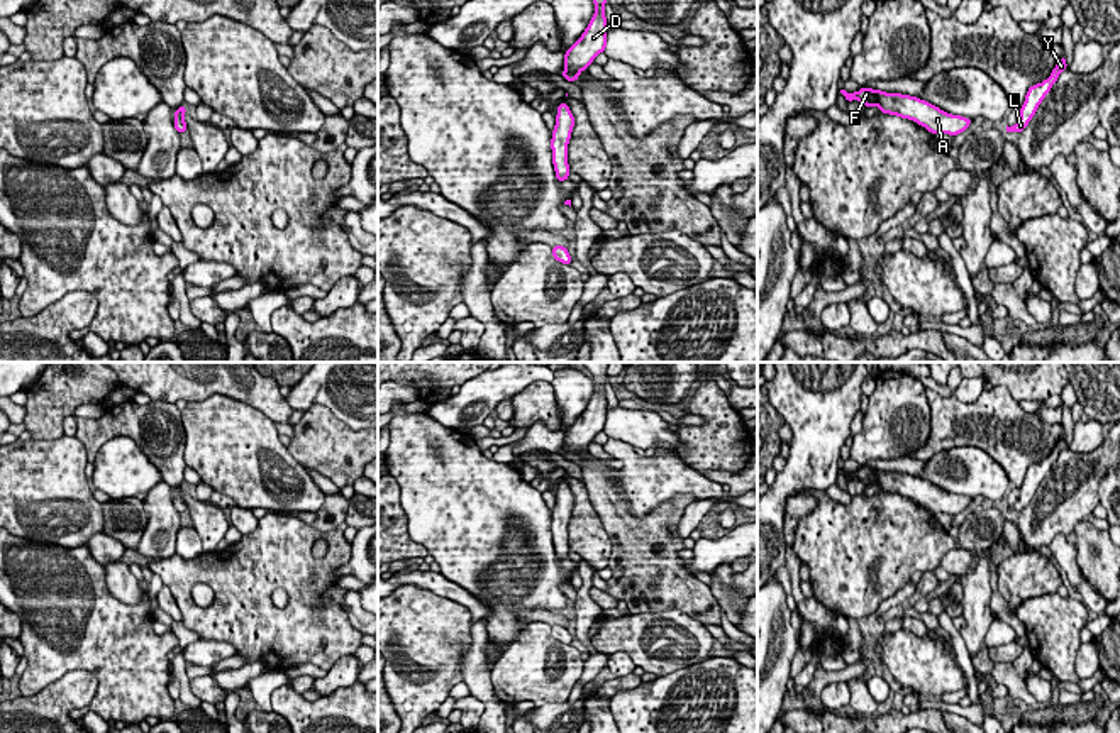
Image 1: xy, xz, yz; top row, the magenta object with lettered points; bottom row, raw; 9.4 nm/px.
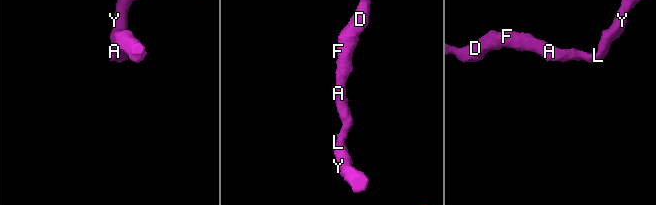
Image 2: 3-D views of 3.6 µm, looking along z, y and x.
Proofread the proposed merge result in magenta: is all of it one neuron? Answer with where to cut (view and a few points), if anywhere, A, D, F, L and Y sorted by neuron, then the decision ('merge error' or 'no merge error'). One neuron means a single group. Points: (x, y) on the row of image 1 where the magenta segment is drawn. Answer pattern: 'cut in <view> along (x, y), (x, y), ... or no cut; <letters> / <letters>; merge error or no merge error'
no cut; A D F L Y; no merge error

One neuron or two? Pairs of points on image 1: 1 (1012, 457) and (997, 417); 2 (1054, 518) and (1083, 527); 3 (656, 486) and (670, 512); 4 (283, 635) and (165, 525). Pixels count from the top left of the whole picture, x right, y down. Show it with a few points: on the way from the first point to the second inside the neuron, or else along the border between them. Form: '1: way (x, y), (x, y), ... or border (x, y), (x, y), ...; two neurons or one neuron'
1: way (1012, 447), (1012, 439), (1000, 427); one neuron
2: border (1088, 517), (1073, 530); two neurons
3: border (626, 493), (637, 517), (676, 495), (697, 498); two neurons
4: border (175, 552), (153, 561); two neurons

